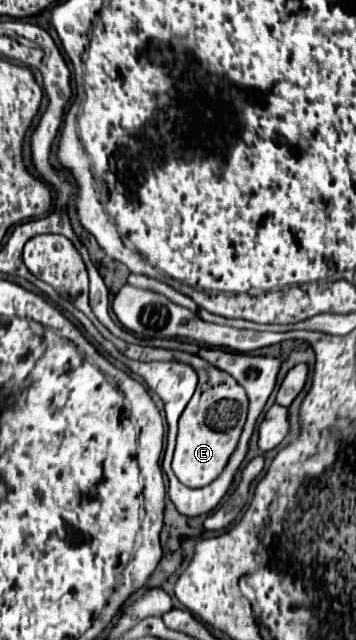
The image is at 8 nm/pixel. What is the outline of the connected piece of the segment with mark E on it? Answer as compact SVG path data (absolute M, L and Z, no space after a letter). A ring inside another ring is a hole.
M157 350L157 360L181 360L191 364L199 374L197 392L185 406L181 418L179 418L179 434L177 434L177 446L173 456L173 472L179 478L181 484L189 488L203 488L211 484L227 466L233 450L237 448L245 416L247 416L247 394L245 390L235 382L233 376L227 372L211 366L207 360L177 352L177 350Z

